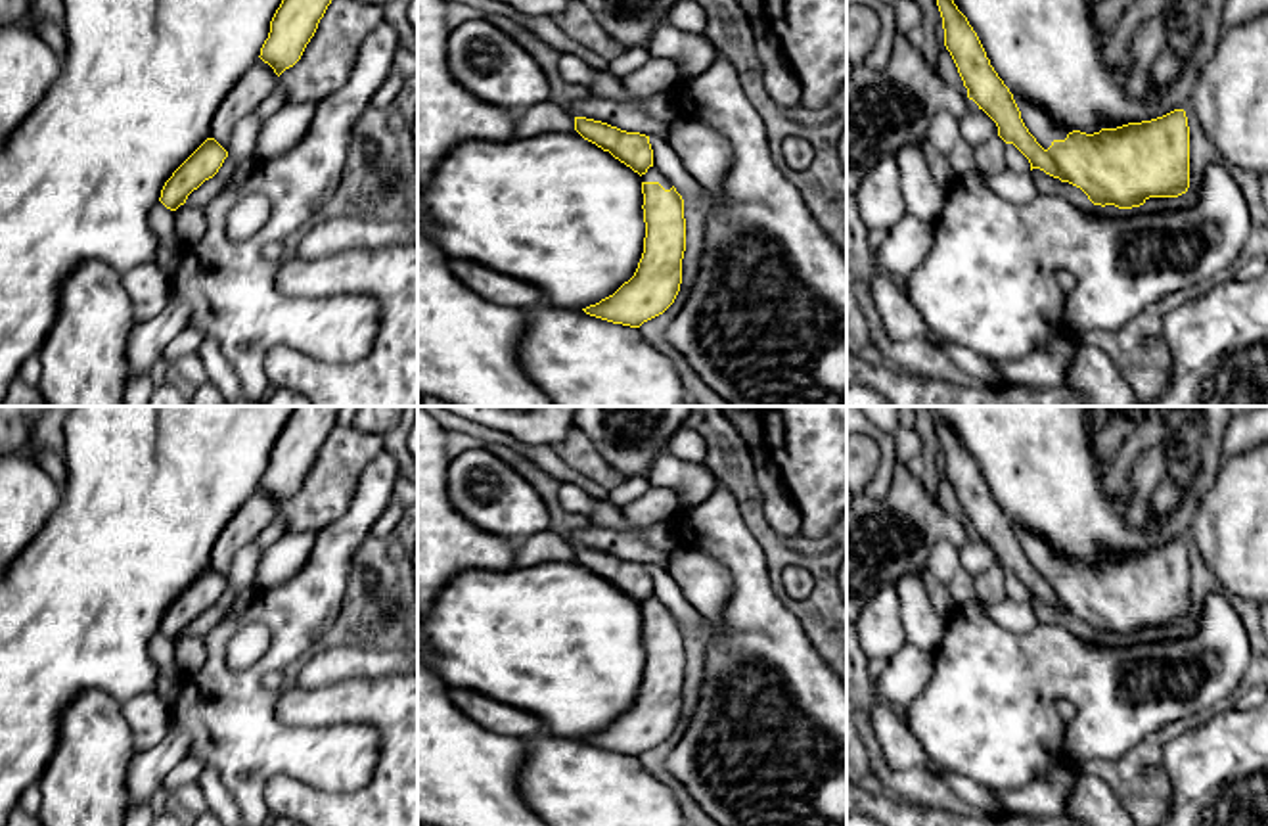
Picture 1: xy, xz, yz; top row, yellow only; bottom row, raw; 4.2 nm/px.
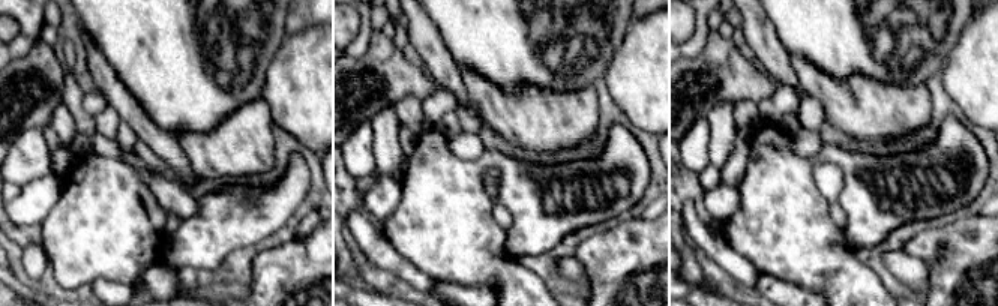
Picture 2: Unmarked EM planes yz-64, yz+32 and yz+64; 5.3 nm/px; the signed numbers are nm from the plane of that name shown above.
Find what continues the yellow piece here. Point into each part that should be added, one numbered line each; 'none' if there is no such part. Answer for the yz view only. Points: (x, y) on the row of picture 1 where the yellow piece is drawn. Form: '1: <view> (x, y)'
1: yz (1041, 123)

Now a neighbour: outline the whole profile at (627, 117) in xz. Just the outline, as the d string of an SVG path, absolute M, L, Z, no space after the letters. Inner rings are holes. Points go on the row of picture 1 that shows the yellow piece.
M588 94L584 100L573 102L567 107L571 117L586 117L594 121L607 123L626 132L640 132L649 138L667 138L668 126L659 119L649 117L636 105Z

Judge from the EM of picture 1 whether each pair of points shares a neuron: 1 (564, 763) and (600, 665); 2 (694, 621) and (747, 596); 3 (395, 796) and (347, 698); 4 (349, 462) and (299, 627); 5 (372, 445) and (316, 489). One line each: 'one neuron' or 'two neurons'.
1: two neurons
2: two neurons
3: one neuron
4: two neurons
5: one neuron

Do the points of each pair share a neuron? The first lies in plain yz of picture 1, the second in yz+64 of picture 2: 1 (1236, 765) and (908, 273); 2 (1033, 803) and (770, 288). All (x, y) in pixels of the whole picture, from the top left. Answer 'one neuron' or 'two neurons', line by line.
1: two neurons
2: one neuron

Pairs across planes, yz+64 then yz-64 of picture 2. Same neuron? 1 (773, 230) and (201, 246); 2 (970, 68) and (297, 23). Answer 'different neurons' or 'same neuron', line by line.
1: same neuron
2: different neurons

